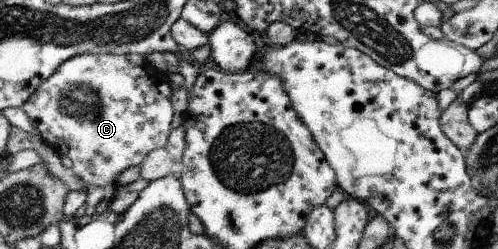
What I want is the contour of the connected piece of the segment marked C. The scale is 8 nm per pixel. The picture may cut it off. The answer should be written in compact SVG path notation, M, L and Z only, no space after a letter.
M83 53L69 57L69 59L65 59L61 65L57 65L57 69L53 71L53 75L49 75L45 81L41 81L39 87L27 97L27 101L25 101L20 108L25 111L25 115L27 115L29 121L33 123L40 138L48 146L51 146L51 149L55 150L59 156L65 155L71 160L73 175L75 175L86 188L107 187L107 185L116 181L117 175L119 175L121 171L125 171L128 167L139 166L150 151L163 148L165 141L169 141L167 136L171 130L169 124L171 123L173 109L171 108L169 98L161 95L157 88L155 88L157 84L155 82L155 75L157 75L157 70L154 70L152 65L146 61L146 56L137 54Z

